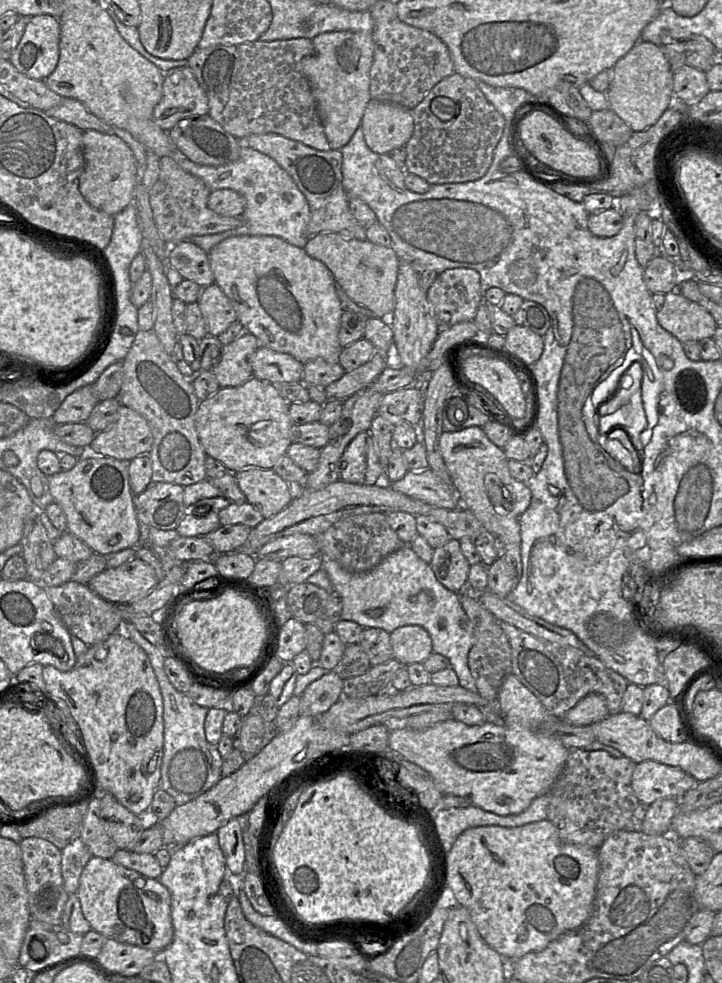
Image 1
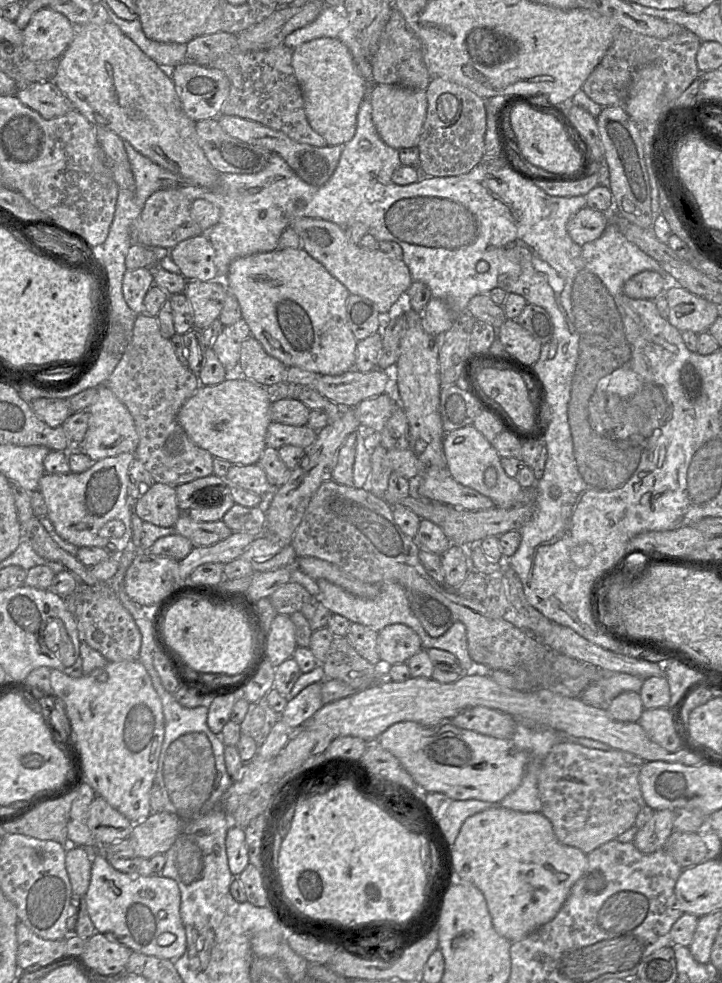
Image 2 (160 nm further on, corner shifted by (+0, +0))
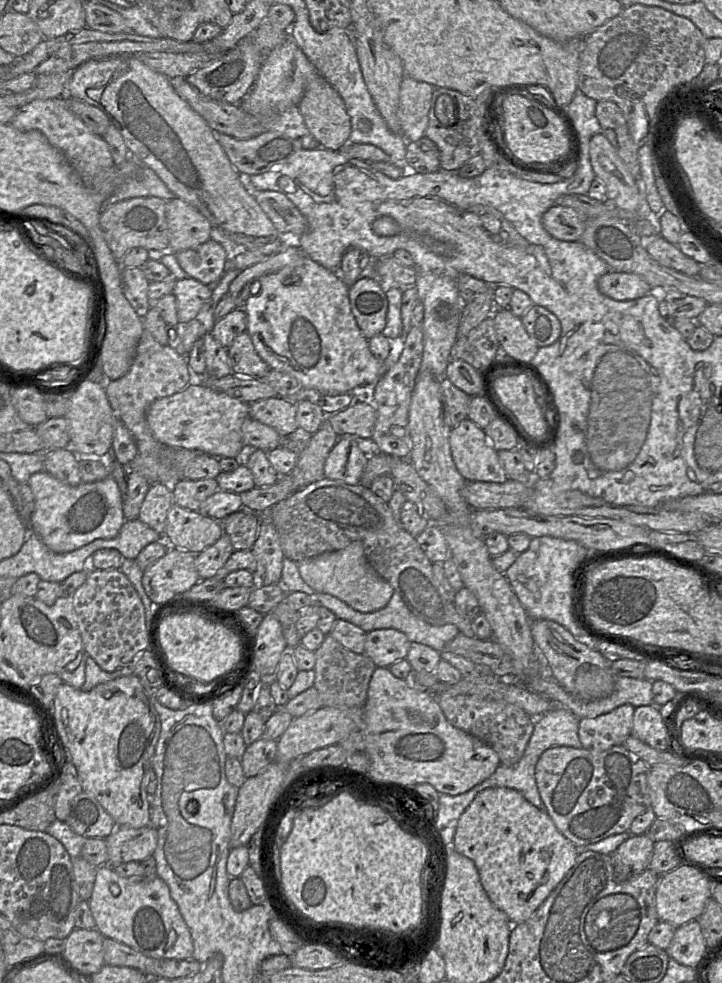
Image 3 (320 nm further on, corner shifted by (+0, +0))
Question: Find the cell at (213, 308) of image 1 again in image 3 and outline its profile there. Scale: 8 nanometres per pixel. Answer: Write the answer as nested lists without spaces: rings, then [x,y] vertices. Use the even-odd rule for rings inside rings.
[[[185,278],[176,281],[172,293],[176,297],[179,324],[185,324],[194,319],[204,307],[209,307],[212,287],[193,278]]]

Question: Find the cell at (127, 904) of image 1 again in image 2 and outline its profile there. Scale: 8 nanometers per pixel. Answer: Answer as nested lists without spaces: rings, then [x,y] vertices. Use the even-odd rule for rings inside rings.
[[[102,852],[92,855],[91,878],[84,894],[87,912],[97,932],[130,948],[132,951],[172,961],[186,950],[186,932],[180,917],[180,890],[176,881],[162,875],[127,874],[112,867]]]

